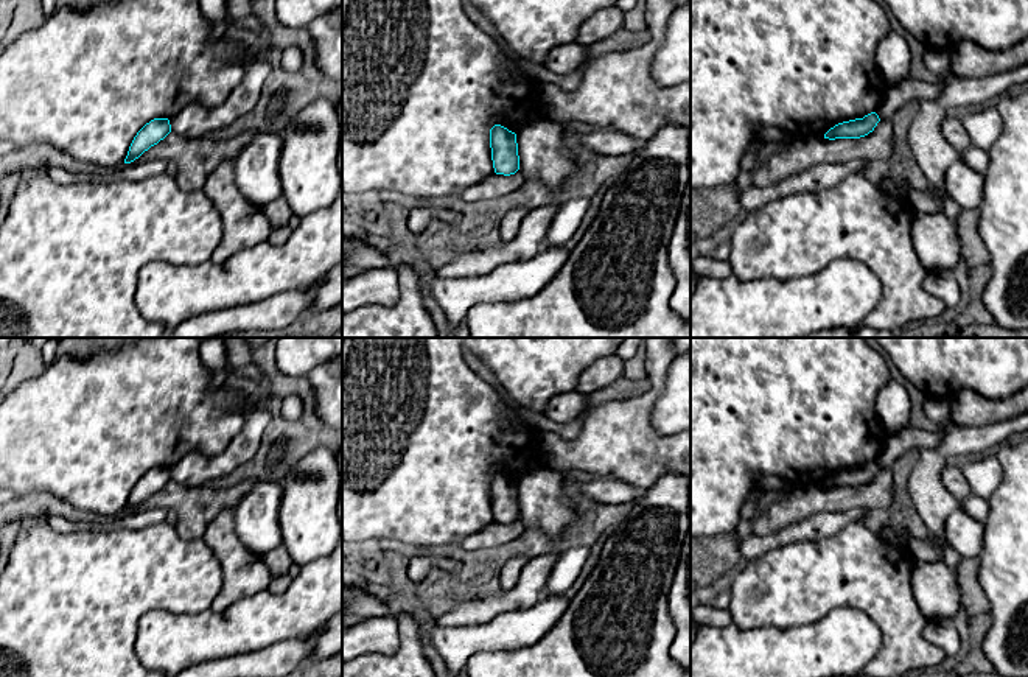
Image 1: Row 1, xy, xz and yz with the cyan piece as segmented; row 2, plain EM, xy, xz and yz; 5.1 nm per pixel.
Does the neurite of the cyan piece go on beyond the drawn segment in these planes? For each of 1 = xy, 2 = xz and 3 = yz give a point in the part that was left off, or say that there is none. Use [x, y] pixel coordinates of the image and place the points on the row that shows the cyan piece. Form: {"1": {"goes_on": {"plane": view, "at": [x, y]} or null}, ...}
{"1": {"goes_on": null}, "2": {"goes_on": null}, "3": {"goes_on": null}}

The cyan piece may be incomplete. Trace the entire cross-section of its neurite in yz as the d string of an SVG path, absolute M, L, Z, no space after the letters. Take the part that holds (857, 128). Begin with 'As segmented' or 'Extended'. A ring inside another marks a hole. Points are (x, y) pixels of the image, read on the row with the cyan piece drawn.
As segmented. M871 112L863 118L855 118L835 125L824 134L824 139L860 139L872 132L879 121L879 115L876 112Z

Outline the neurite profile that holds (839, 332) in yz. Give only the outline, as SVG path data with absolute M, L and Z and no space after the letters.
M835 327L835 328L820 331L820 333L813 333L806 338L857 338L857 333L854 333L852 330L846 327Z

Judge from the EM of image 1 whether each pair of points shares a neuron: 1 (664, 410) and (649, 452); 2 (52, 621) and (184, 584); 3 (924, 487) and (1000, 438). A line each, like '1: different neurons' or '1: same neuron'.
1: different neurons
2: same neuron
3: same neuron

